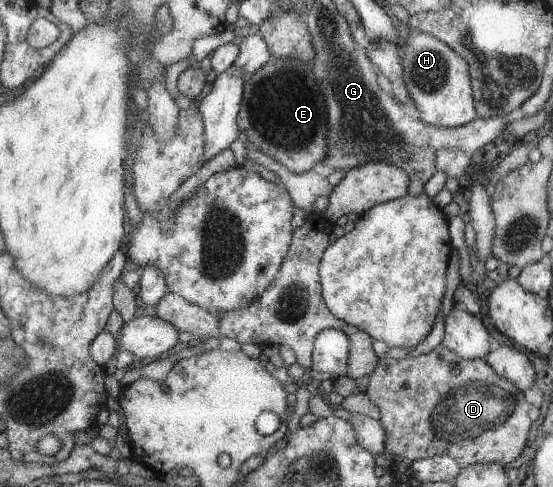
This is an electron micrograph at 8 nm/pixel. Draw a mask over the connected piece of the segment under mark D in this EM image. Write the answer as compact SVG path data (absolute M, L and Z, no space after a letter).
M441 342L427 354L419 355L418 357L405 357L402 359L381 358L368 382L367 394L374 400L374 403L381 411L379 420L387 431L386 450L410 461L426 459L437 455L447 455L453 457L462 468L474 465L475 463L501 463L505 465L513 462L515 458L519 458L521 452L525 450L525 446L529 444L529 432L533 428L531 418L529 418L531 406L523 399L523 396L525 396L523 391L514 382L499 376L498 372L495 372L495 369L491 368L491 364L485 359L467 360L460 357L450 348L447 348L444 342Z

